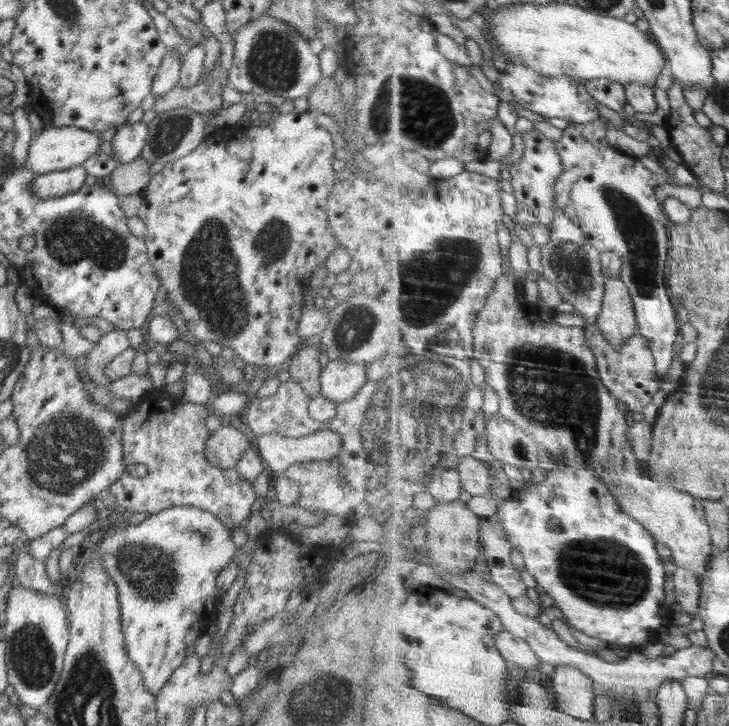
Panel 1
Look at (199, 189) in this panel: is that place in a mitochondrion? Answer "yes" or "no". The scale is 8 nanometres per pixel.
no

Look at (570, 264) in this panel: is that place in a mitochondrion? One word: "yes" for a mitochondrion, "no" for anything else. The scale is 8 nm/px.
yes

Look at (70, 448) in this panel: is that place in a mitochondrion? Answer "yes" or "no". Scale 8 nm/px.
yes

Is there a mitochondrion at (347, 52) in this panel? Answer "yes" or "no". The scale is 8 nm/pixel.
no

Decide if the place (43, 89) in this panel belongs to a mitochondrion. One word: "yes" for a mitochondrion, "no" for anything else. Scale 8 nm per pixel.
no

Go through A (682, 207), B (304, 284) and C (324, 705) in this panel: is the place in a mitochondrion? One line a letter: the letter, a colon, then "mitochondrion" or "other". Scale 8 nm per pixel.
A: other
B: other
C: mitochondrion

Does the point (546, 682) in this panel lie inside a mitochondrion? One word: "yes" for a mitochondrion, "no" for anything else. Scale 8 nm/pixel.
no

